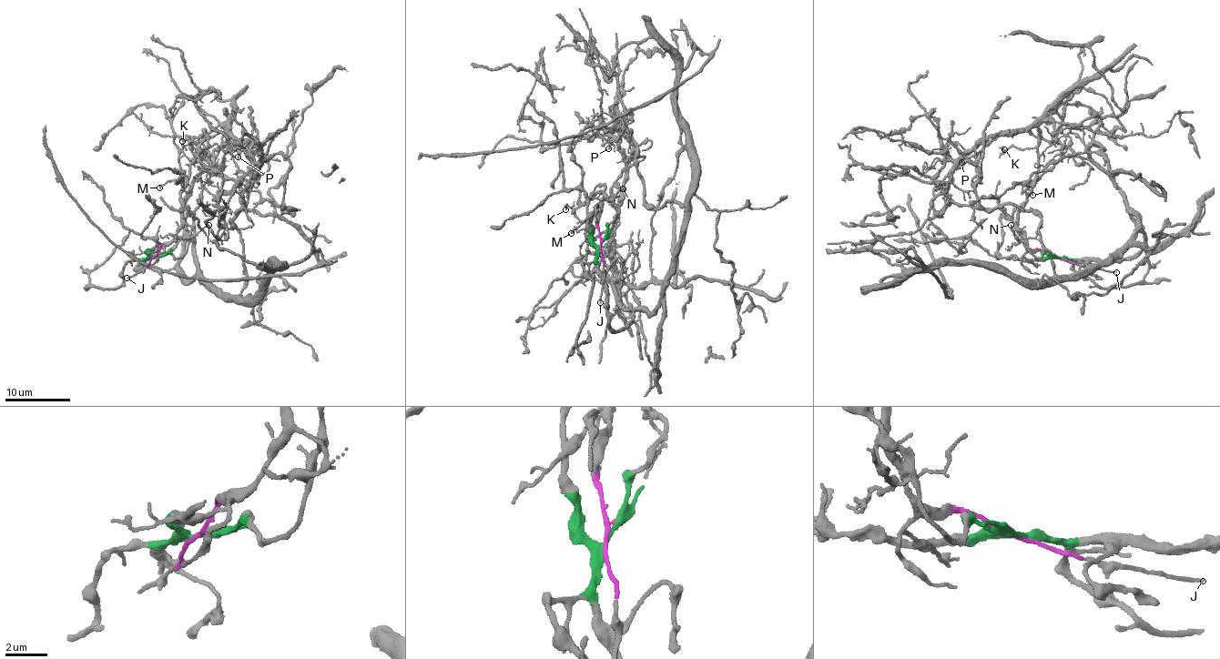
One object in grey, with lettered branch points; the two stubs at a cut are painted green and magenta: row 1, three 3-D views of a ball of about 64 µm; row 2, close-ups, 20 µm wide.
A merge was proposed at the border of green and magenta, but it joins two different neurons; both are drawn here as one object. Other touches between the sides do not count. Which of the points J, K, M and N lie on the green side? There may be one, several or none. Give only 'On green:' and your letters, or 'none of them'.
On green: none of them

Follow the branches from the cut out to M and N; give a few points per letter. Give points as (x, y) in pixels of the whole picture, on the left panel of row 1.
M: (155, 257), (161, 245), (177, 235), (182, 222), (182, 183), (167, 180), (159, 188)
N: (155, 257), (161, 245), (184, 225), (198, 232), (208, 225)

